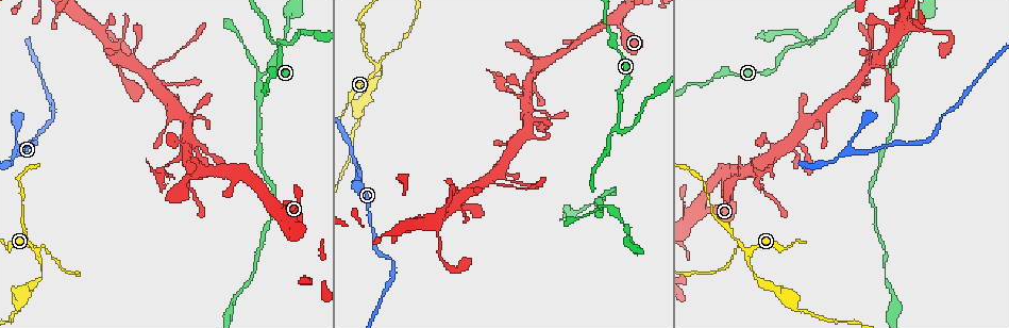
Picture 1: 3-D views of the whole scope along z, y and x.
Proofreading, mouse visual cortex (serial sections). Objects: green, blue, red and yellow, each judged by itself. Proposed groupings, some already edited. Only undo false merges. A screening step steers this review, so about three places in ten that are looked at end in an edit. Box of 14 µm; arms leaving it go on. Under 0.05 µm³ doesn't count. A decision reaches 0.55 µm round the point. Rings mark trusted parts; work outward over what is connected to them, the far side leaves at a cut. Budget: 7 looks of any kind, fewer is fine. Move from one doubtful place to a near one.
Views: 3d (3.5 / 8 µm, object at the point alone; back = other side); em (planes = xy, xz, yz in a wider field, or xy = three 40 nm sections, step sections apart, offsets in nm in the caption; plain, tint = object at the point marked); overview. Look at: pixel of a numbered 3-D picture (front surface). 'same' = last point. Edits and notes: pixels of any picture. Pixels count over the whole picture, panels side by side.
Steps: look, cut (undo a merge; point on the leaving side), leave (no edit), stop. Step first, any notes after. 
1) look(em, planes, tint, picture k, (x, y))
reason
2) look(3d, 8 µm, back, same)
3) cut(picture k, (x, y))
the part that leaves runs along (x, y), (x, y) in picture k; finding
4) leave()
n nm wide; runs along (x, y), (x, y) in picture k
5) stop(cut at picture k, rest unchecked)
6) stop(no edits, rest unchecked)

look(3d, 3.5 µm, picture 1, (618, 125))
abrupt turn

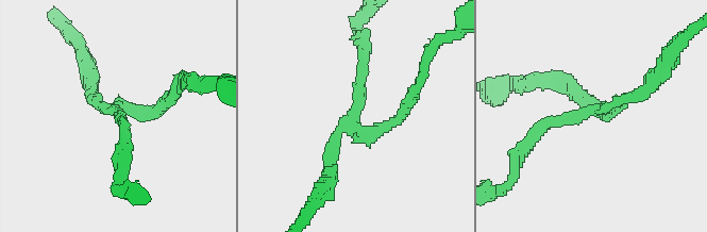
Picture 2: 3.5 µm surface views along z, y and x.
look(em, xy, step 2, tint, picture 2, (598, 108))
shape alone is not enough

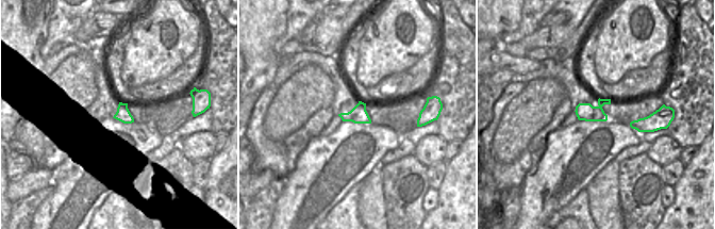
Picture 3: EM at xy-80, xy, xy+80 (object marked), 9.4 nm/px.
cut(picture 2, (156, 112))
160 nm wide; the part that leaves runs along (120, 105), (163, 109), (182, 79) in picture 2; two cells meet here

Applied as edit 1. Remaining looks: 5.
look(3d, 3.5 µm, picture 1, (862, 76))
three arms meet

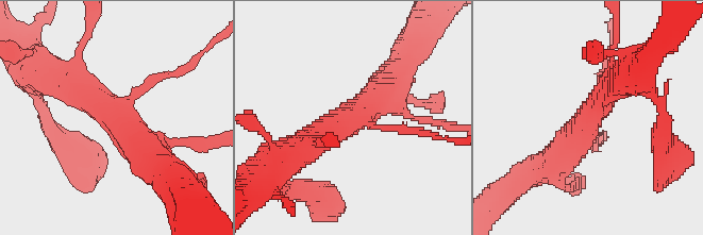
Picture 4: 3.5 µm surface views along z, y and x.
look(em, xy, step 5, tint, picture 4, (587, 118))
3 arms; arms of 150, 450, 450 nm; now the EM

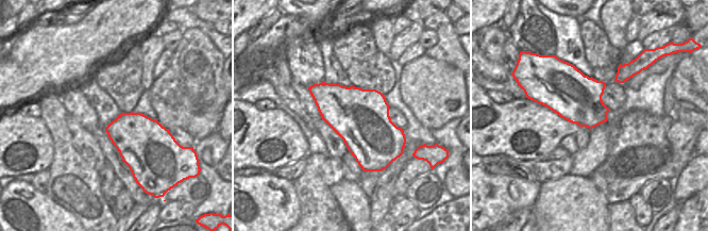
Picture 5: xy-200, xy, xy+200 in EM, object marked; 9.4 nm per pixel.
leave()
runs along (154, 164), (105, 108), (63, 79) in picture 4; continuous, no second cell

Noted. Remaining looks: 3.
look(3d, 3.5 µm, picture 1, (901, 26))

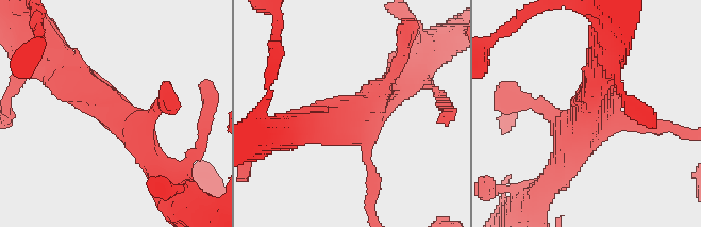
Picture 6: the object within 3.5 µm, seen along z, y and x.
look(em, xy, step 2, tint, picture 6, (358, 111))
4 arms; arms of 150, 200, 350, 450 nm

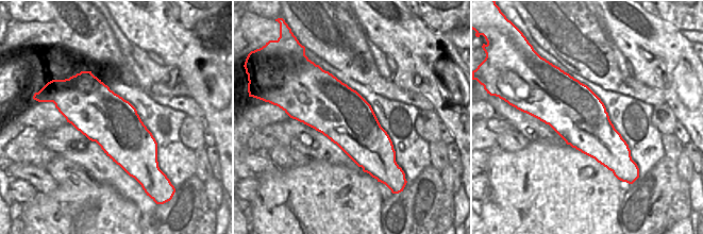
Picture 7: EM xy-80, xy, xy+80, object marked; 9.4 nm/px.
leave()
runs along (162, 169), (145, 143), (66, 68) in picture 6; continuous, no second cell

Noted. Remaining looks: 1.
stop(cut at picture 2, rest unchecked)

